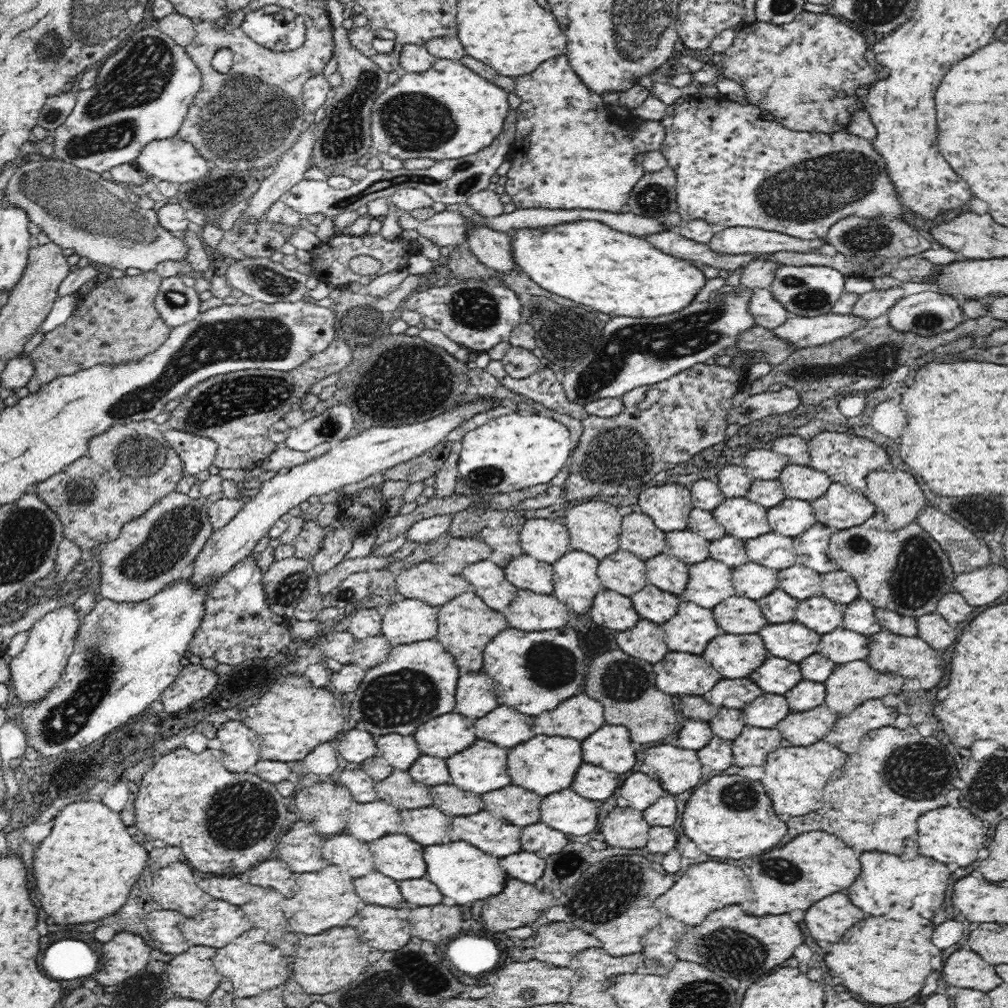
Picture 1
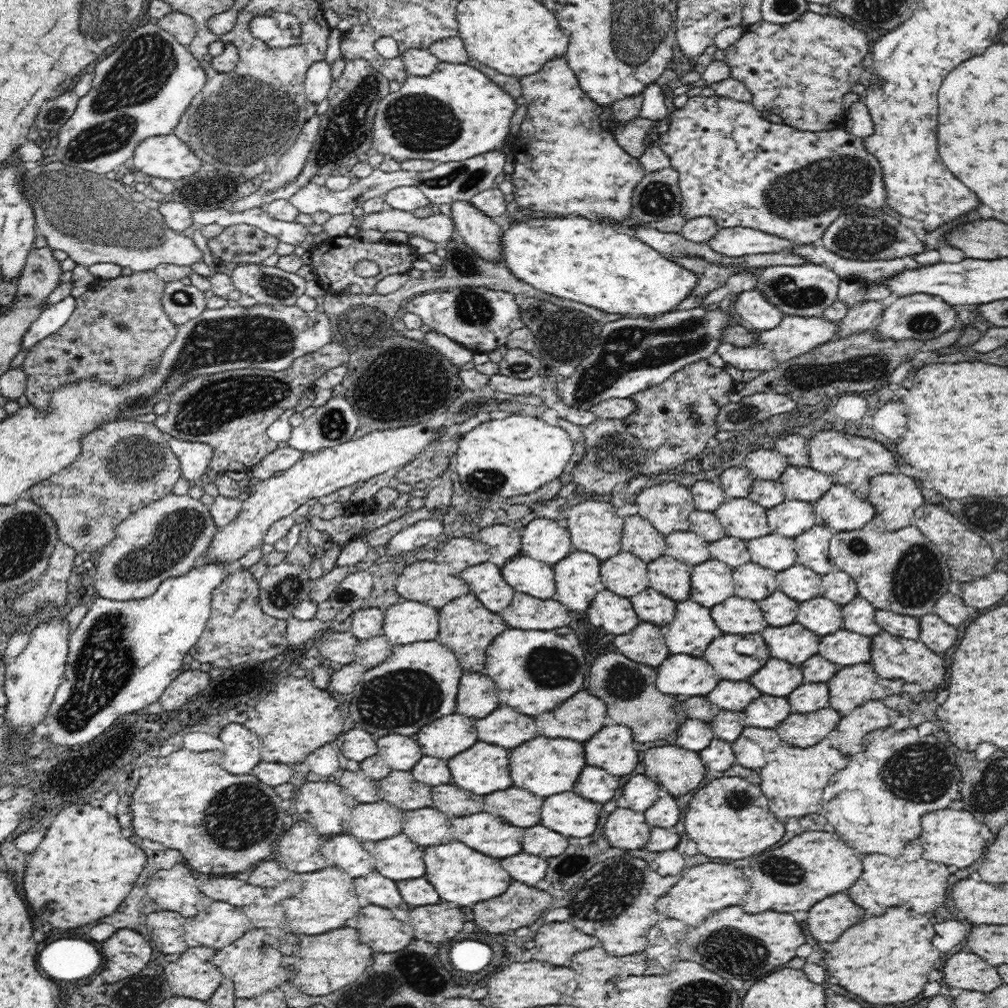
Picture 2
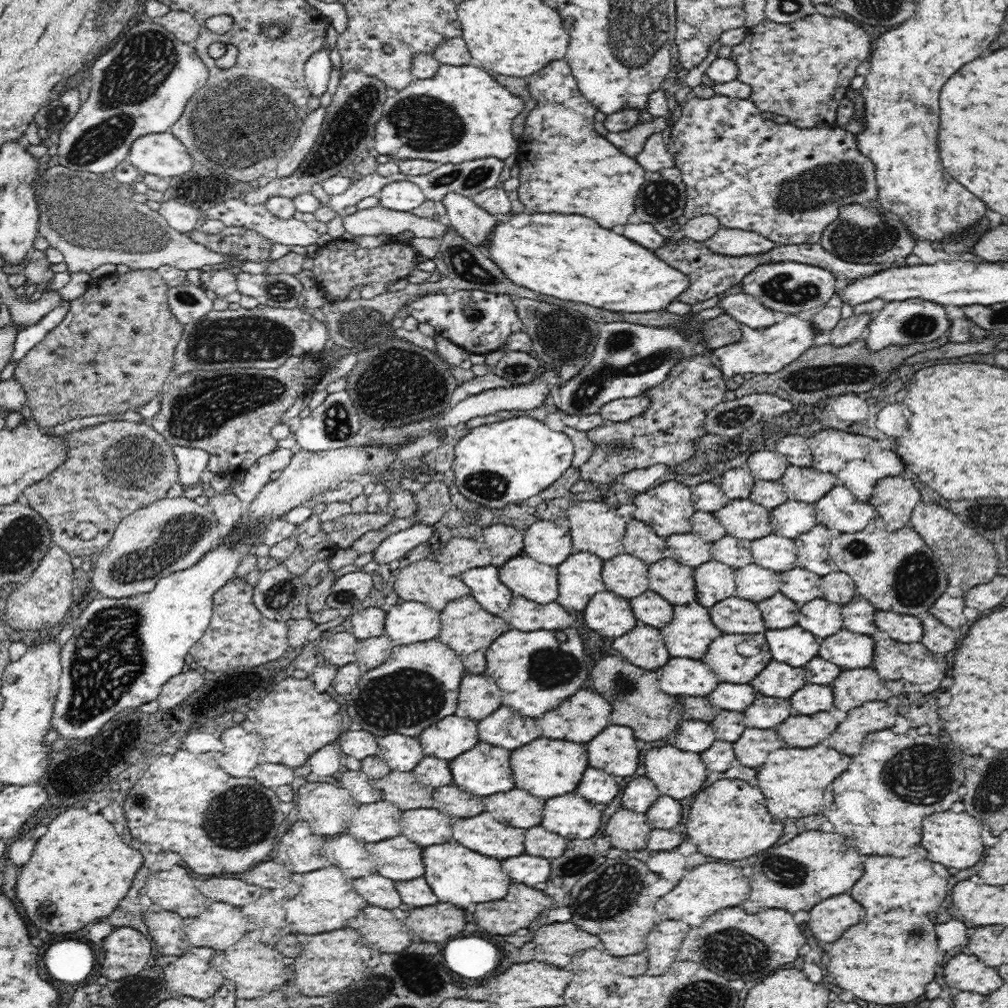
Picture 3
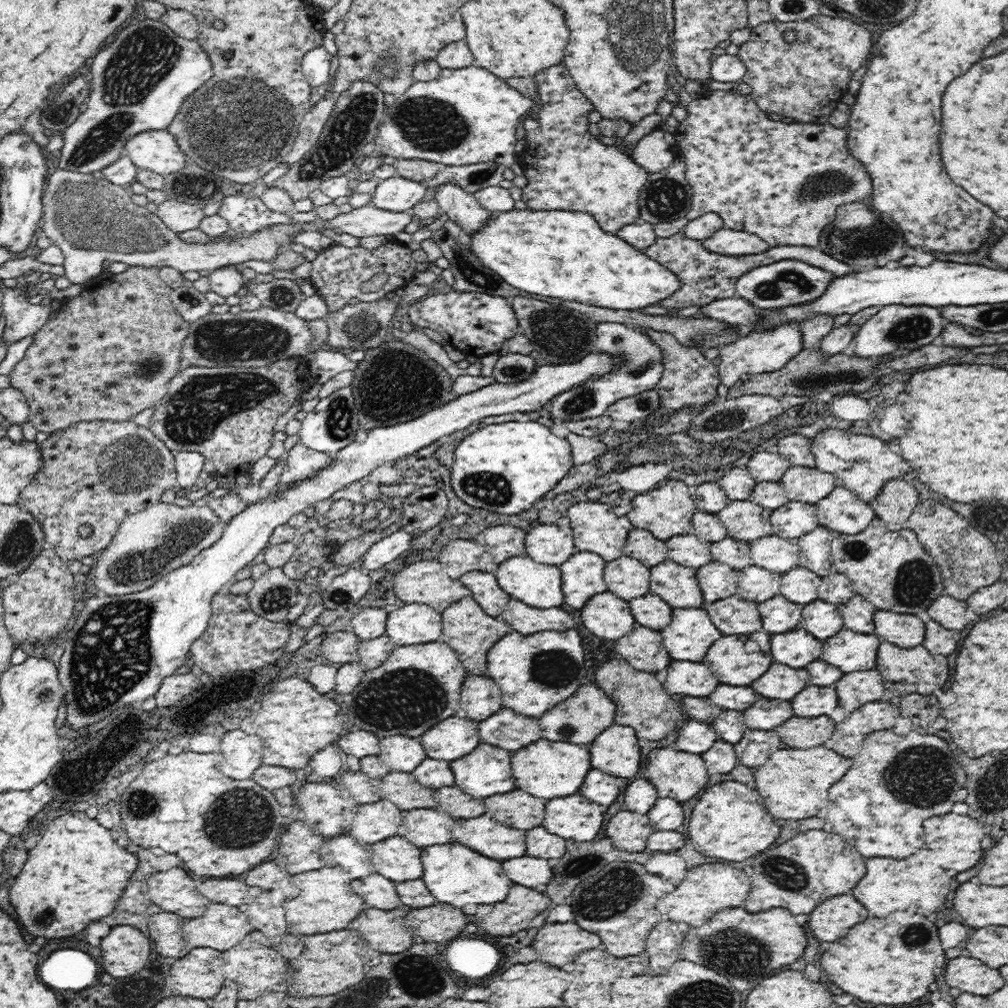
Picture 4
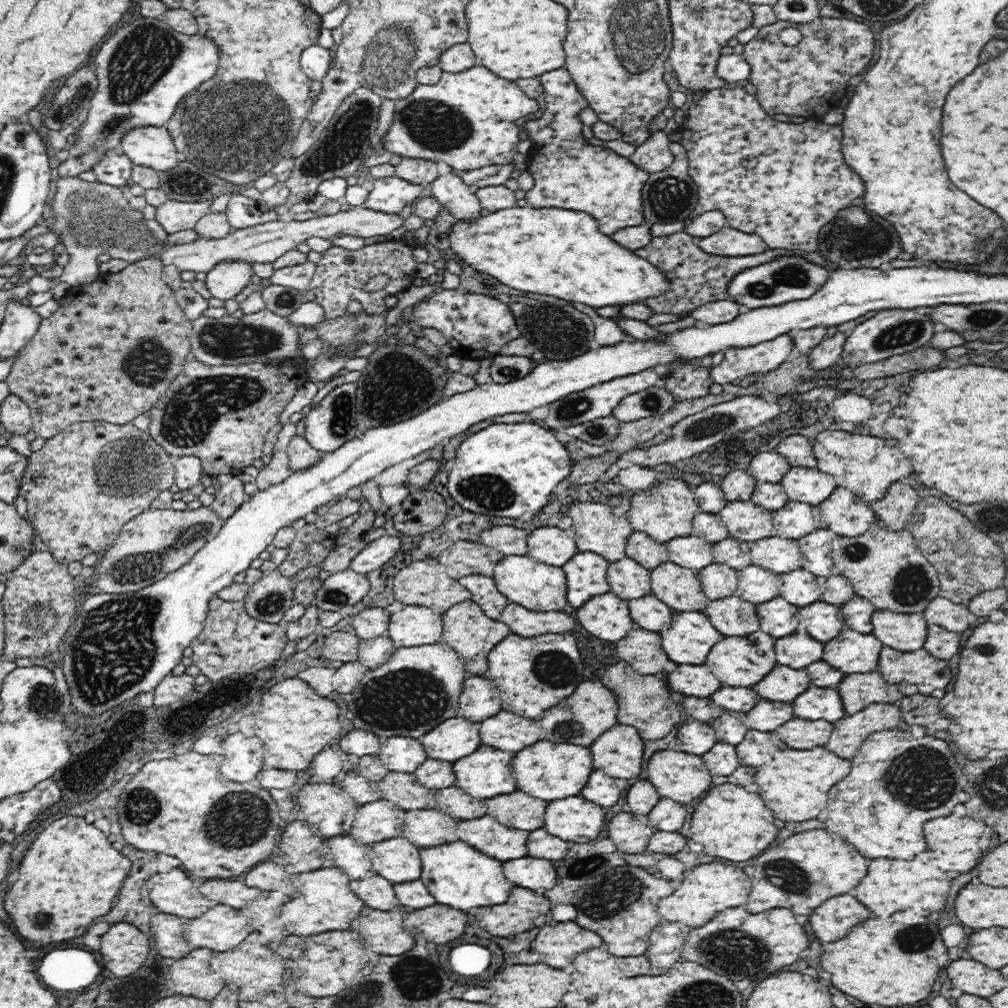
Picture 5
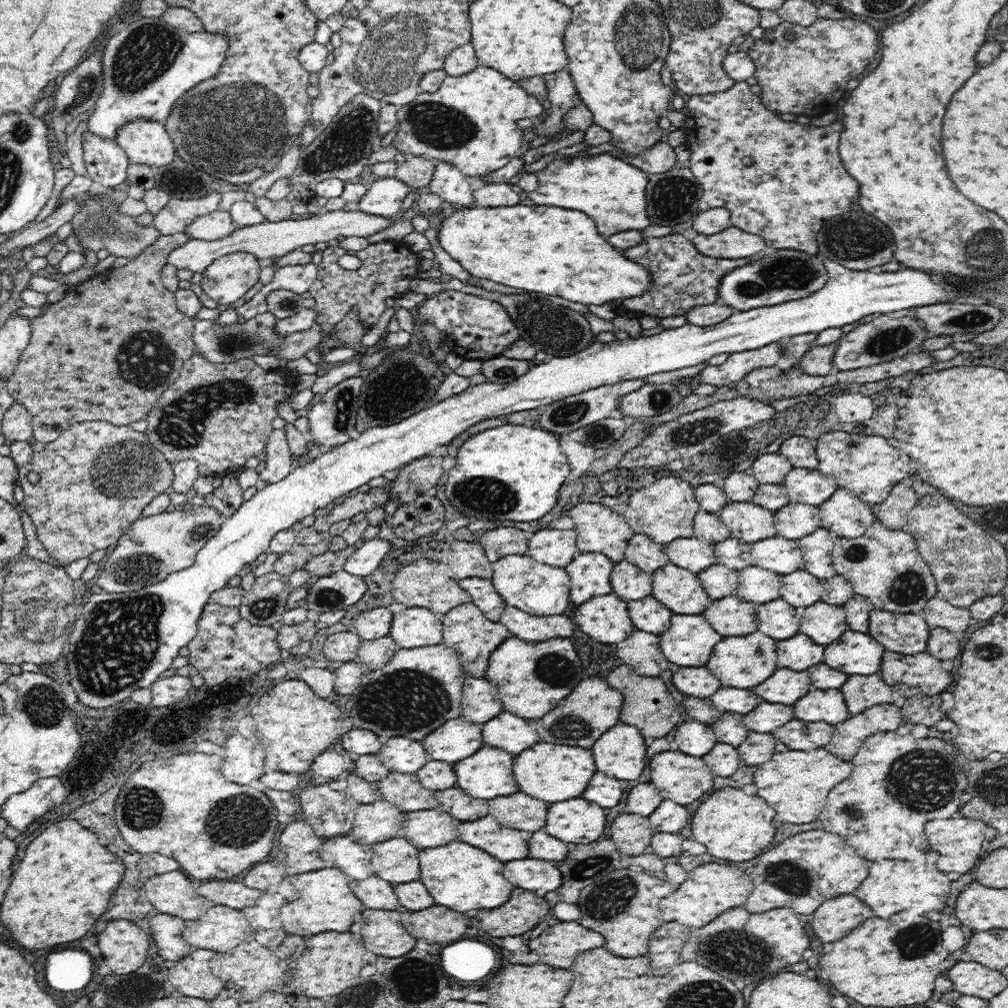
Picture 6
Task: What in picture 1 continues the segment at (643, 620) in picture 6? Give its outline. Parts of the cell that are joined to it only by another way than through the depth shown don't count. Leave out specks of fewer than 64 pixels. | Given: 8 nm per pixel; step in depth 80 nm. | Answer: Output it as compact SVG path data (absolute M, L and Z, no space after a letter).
M648 583L631 596L631 601L640 618L663 625L677 613L682 599Z

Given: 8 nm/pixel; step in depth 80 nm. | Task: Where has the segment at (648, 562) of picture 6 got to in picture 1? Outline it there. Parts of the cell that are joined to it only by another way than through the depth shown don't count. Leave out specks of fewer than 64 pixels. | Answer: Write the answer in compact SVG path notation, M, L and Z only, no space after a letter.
M632 513L623 518L619 543L627 551L646 562L666 551L666 534L654 524L650 516Z

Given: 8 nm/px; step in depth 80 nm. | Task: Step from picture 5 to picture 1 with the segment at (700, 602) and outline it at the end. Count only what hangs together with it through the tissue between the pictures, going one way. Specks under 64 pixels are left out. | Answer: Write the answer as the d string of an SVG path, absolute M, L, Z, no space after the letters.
M669 552L650 558L645 565L646 576L651 585L681 596L689 581L689 565L671 556Z

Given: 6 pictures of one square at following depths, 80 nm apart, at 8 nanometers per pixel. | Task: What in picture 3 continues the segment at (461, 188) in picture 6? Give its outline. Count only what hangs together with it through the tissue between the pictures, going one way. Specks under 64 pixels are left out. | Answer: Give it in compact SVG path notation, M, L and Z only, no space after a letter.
M446 192L440 198L447 215L445 220L457 230L468 242L484 247L484 242L492 228L496 226L494 215L482 209L474 199L462 196L457 192Z

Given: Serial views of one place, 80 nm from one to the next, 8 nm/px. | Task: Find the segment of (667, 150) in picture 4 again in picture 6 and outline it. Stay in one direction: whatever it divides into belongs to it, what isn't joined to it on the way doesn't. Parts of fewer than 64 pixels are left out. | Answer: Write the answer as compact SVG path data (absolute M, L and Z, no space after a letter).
M662 140L638 156L625 160L648 174L658 174L669 171L675 165L676 159L674 148L666 140Z

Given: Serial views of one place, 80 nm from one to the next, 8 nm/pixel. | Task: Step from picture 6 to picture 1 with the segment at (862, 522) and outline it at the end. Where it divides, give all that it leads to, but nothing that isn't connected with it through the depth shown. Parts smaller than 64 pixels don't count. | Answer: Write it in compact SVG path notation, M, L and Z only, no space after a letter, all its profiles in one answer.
M832 483L820 498L809 503L813 506L816 522L838 531L860 526L876 512L864 493L844 483Z

